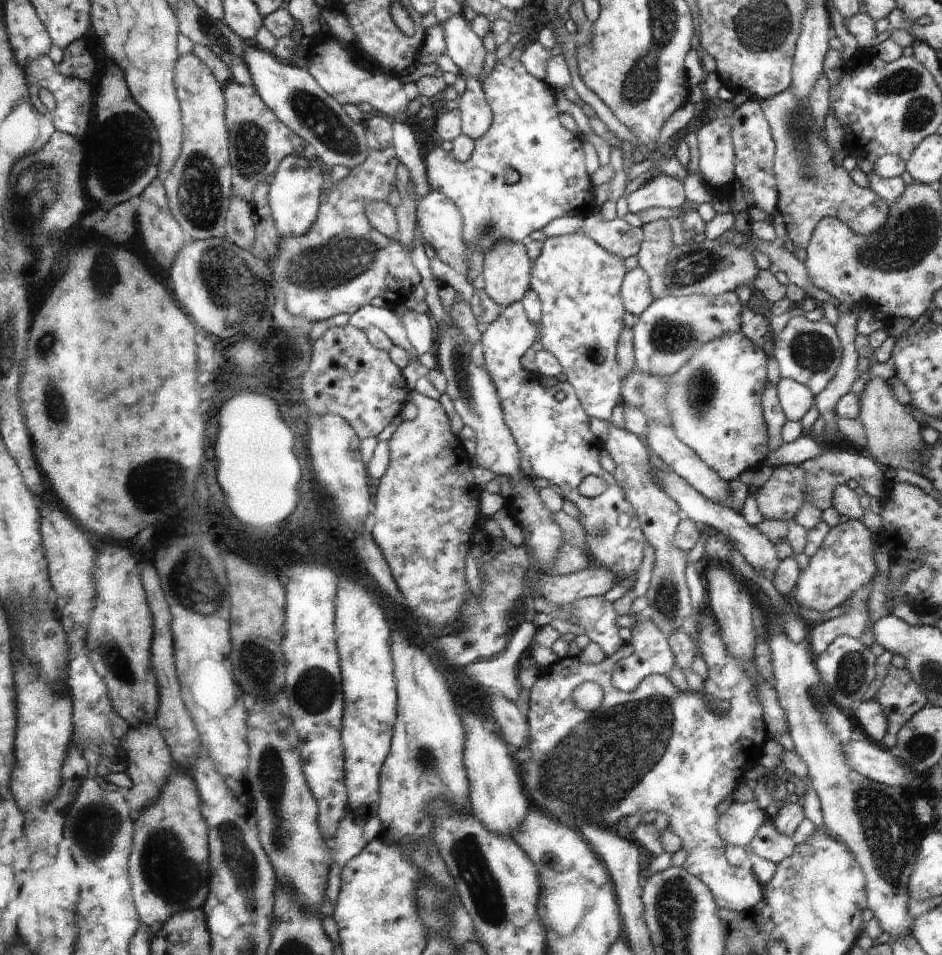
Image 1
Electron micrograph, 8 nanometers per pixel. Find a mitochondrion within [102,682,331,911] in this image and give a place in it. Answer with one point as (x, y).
(166, 872)

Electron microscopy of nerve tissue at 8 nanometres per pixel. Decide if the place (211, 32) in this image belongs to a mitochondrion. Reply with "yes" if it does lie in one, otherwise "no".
yes

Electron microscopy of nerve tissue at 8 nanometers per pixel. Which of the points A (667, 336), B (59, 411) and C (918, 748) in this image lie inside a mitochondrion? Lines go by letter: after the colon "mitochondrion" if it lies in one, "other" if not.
A: mitochondrion
B: mitochondrion
C: mitochondrion

